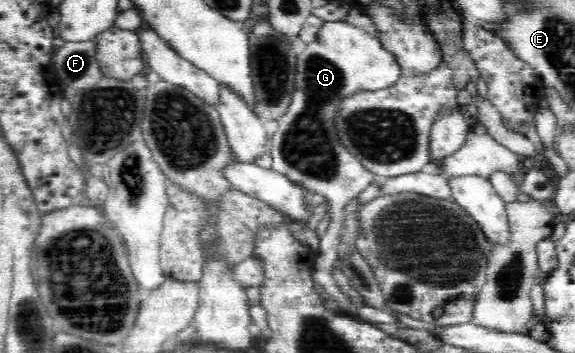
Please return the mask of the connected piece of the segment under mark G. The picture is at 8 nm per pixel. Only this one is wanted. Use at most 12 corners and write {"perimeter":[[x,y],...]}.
{"perimeter":[[326,21],[296,57],[272,170],[331,203],[313,280],[332,271],[344,207],[379,178],[339,141],[337,105],[401,75],[378,37]]}

